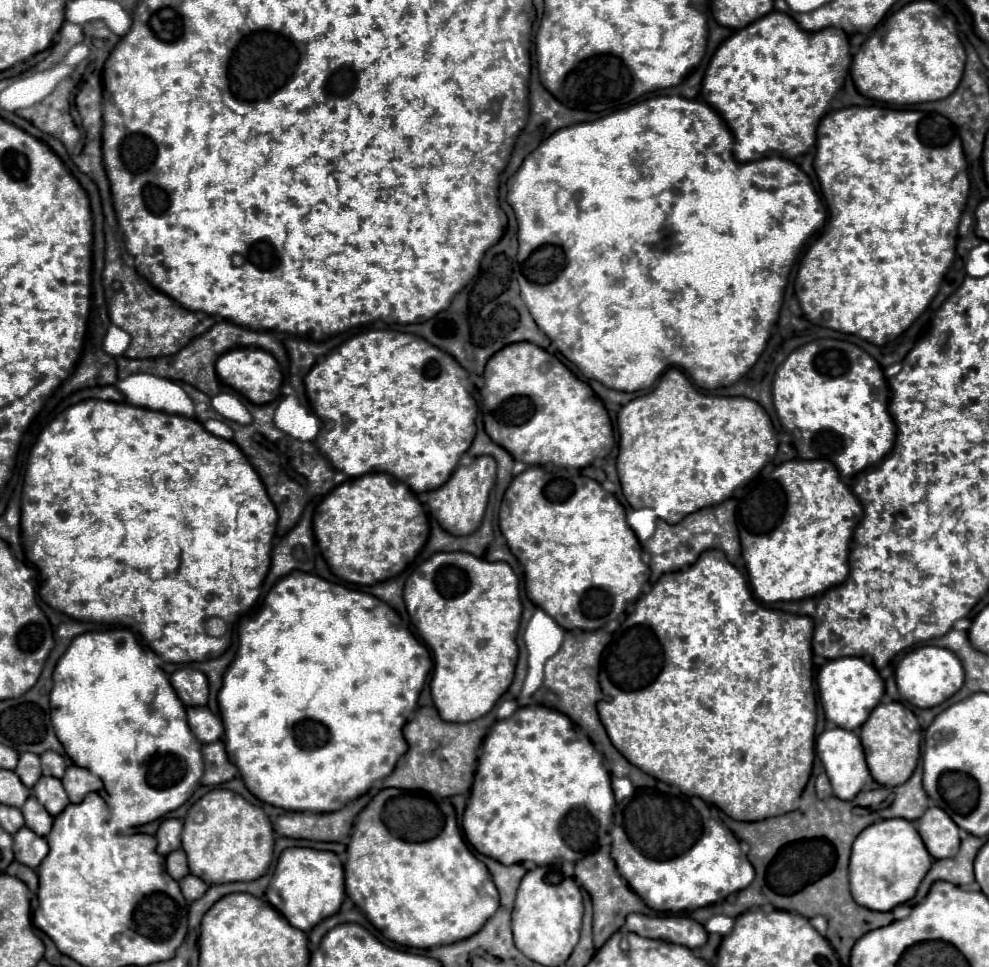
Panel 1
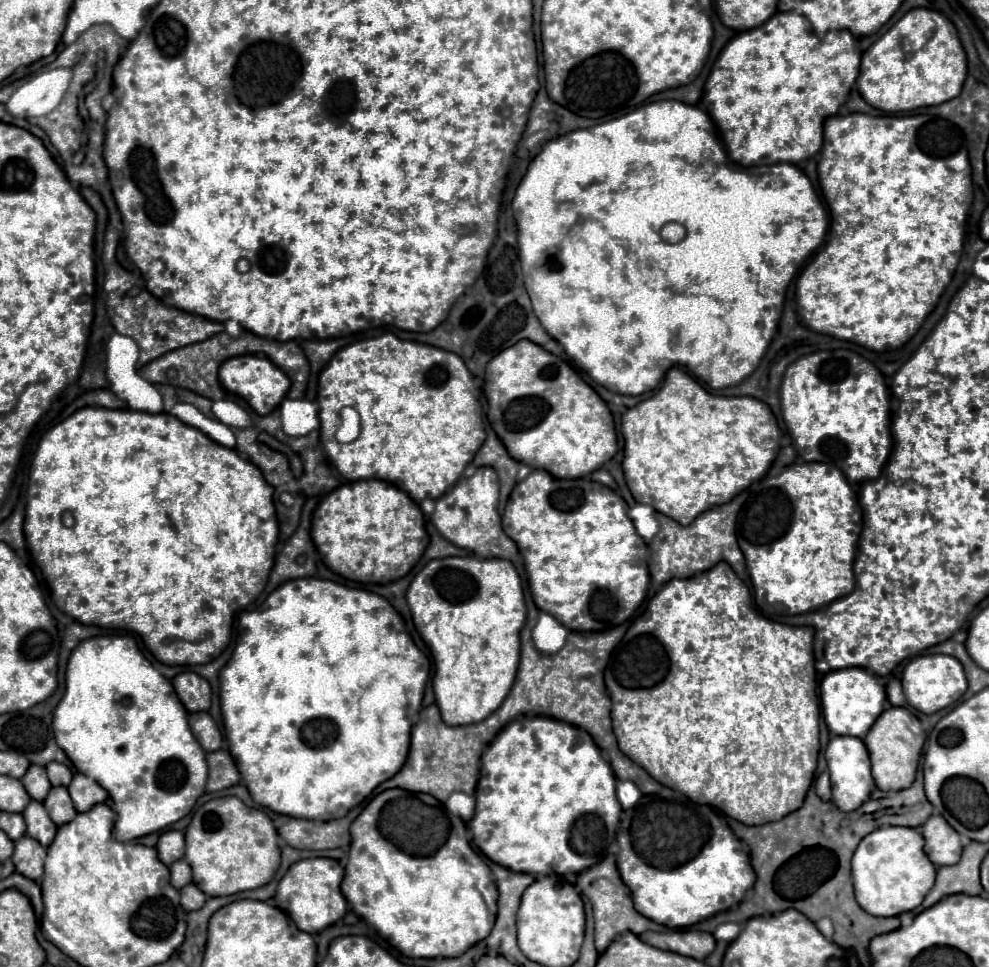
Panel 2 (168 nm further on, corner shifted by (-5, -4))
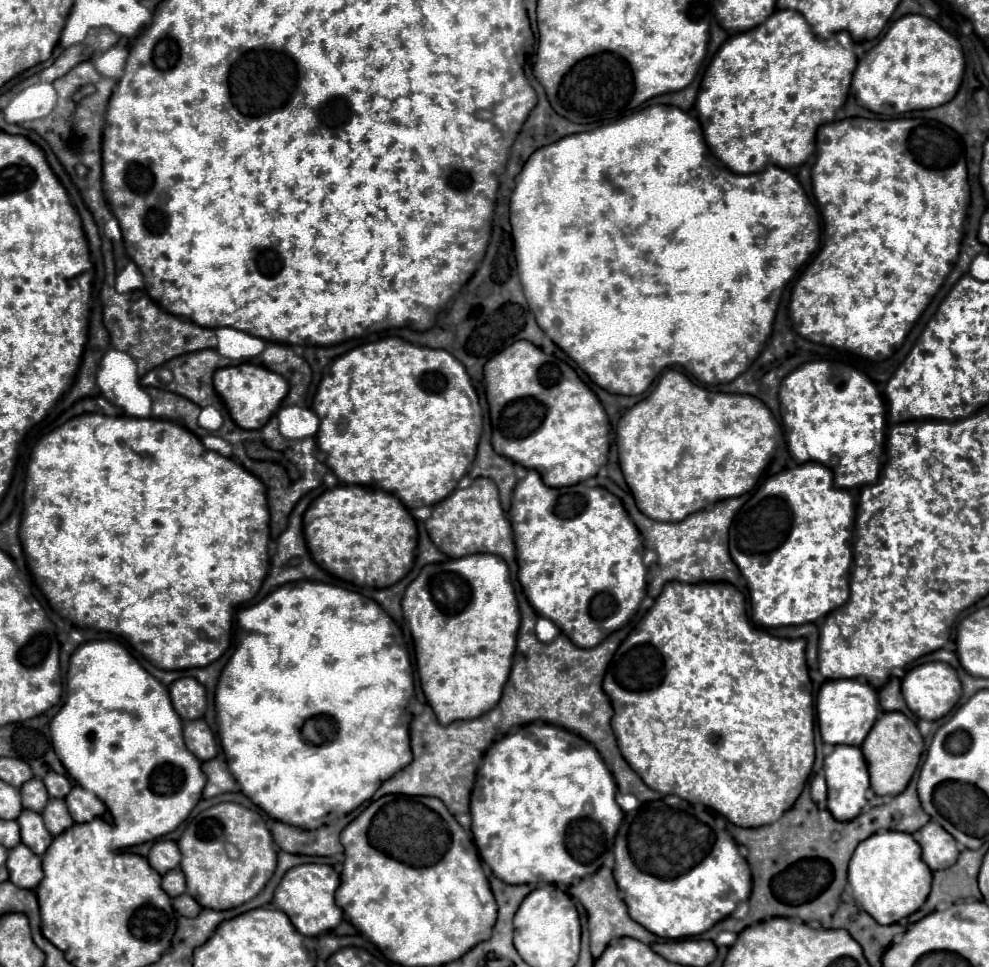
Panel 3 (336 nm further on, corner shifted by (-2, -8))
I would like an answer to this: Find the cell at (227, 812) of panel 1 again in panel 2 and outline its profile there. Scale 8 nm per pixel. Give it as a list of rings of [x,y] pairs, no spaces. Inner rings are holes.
[[[239,797],[211,799],[199,807],[185,833],[185,861],[193,869],[193,883],[209,897],[233,895],[267,885],[279,869],[277,831],[267,813],[247,807]]]

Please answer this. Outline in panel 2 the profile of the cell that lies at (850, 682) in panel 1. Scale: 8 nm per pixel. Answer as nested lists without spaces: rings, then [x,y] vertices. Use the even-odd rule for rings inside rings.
[[[859,667],[851,669],[839,669],[829,671],[821,681],[821,707],[823,707],[823,719],[833,735],[853,735],[863,739],[875,719],[885,709],[885,687],[881,681]]]

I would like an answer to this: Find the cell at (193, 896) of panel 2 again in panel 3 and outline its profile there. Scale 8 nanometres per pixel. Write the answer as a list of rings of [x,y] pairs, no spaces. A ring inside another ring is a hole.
[[[188,893],[174,899],[174,909],[184,917],[196,917],[202,911],[202,907]]]

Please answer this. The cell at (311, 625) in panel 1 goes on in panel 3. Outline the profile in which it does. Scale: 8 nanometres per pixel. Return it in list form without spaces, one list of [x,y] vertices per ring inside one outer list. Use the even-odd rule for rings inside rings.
[[[294,581],[278,587],[260,603],[242,609],[238,613],[238,625],[244,629],[244,639],[240,641],[238,649],[234,651],[234,655],[230,657],[230,661],[226,663],[220,675],[216,687],[216,715],[218,715],[218,735],[230,773],[236,777],[242,793],[254,805],[258,805],[272,819],[278,819],[282,823],[296,825],[302,829],[318,829],[326,823],[328,815],[334,817],[348,815],[364,801],[370,801],[386,779],[390,779],[396,771],[400,771],[412,761],[408,725],[410,711],[406,711],[408,701],[411,704],[411,701],[415,700],[412,673],[410,673],[412,667],[402,647],[400,629],[374,599],[368,599],[356,591],[348,591],[338,585],[316,583],[316,581]]]

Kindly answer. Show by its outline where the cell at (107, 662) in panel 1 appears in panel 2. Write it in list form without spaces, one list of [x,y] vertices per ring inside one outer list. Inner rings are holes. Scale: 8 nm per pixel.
[[[99,635],[81,641],[73,649],[67,663],[67,693],[55,709],[53,733],[75,769],[107,789],[115,803],[115,833],[119,841],[133,841],[173,825],[191,813],[205,791],[205,751],[189,729],[187,711],[171,681],[143,657],[131,635]]]

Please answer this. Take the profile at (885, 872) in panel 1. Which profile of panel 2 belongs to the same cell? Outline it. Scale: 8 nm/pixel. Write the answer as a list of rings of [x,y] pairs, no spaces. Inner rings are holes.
[[[883,827],[861,839],[851,860],[855,899],[869,915],[897,917],[919,907],[935,883],[935,865],[923,853],[923,835],[911,827]]]

